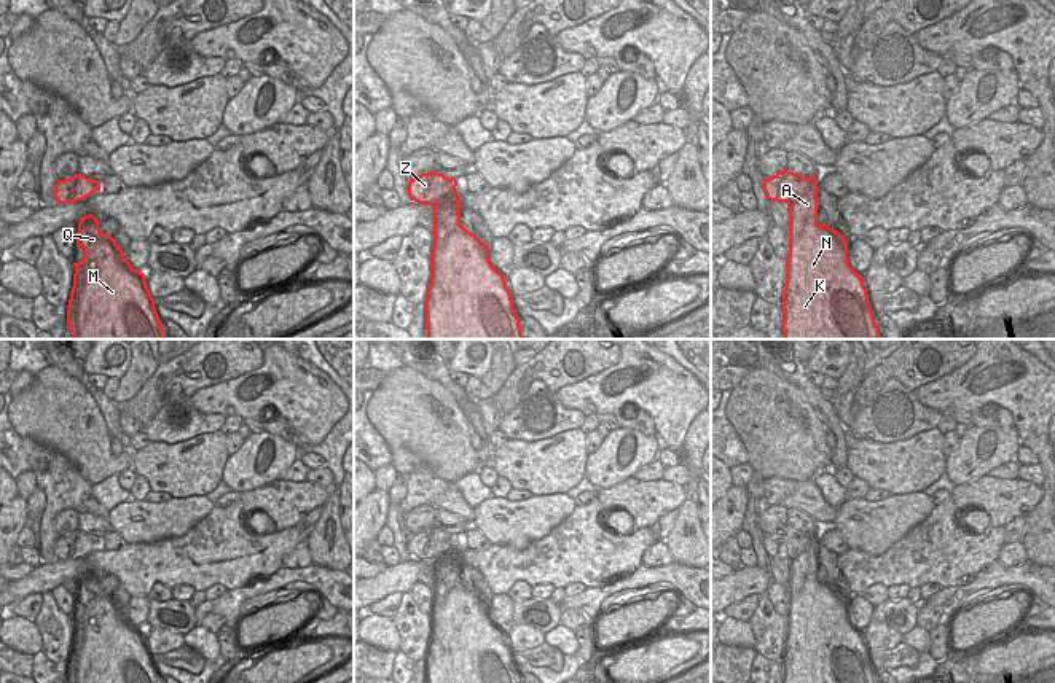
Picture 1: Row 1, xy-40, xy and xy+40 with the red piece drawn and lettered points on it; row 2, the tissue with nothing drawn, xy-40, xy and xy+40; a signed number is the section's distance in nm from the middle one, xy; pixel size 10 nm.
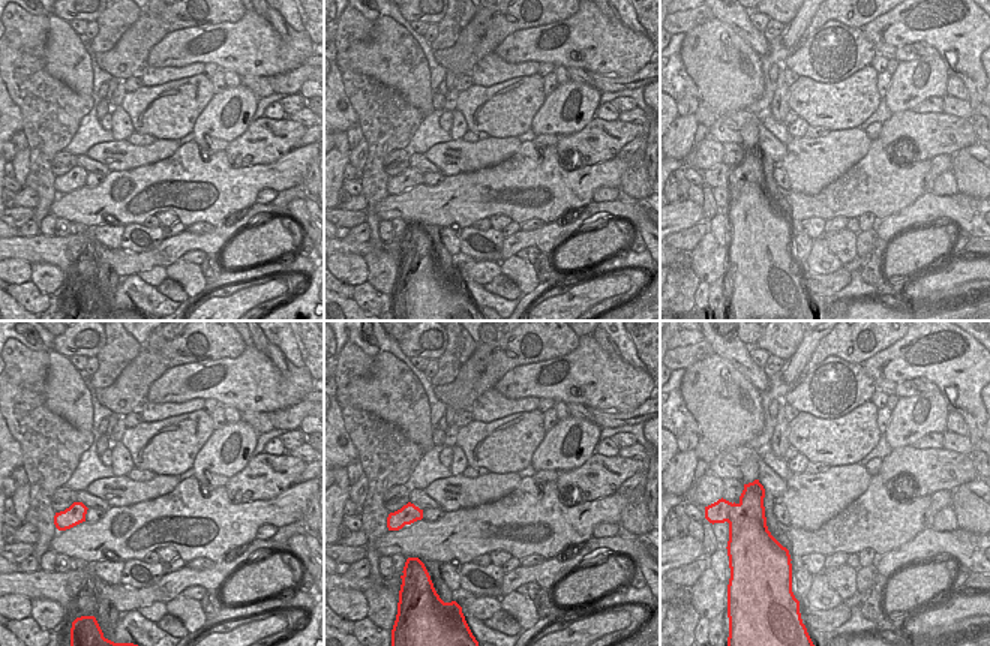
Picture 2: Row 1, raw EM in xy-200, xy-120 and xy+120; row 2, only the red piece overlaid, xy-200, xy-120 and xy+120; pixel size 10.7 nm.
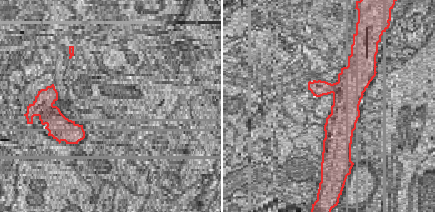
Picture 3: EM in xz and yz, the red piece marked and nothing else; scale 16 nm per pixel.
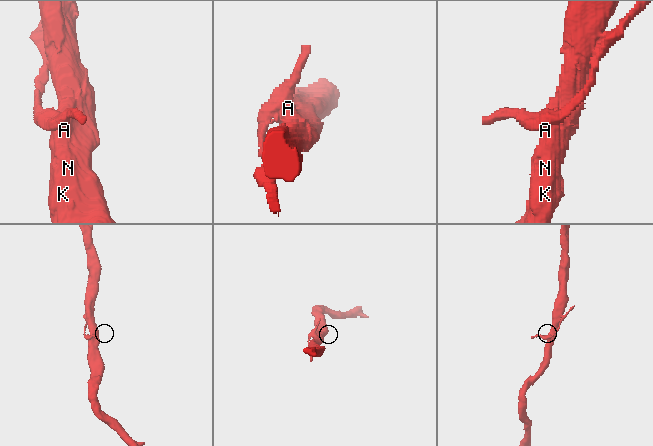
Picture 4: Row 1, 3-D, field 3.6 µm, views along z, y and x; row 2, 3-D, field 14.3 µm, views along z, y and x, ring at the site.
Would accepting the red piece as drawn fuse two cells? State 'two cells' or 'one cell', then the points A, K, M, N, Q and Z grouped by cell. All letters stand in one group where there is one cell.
two cells | A K M N Q / Z

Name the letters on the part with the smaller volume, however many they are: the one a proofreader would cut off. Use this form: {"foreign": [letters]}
{"foreign": ["Z"]}

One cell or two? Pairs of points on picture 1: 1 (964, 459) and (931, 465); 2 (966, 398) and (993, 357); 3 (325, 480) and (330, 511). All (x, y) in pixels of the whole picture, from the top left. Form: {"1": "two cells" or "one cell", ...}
{"1": "two cells", "2": "one cell", "3": "two cells"}

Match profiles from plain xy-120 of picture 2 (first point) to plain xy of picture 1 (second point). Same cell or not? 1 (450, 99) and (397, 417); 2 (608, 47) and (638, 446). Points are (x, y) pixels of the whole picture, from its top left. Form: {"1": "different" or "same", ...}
{"1": "same", "2": "different"}

